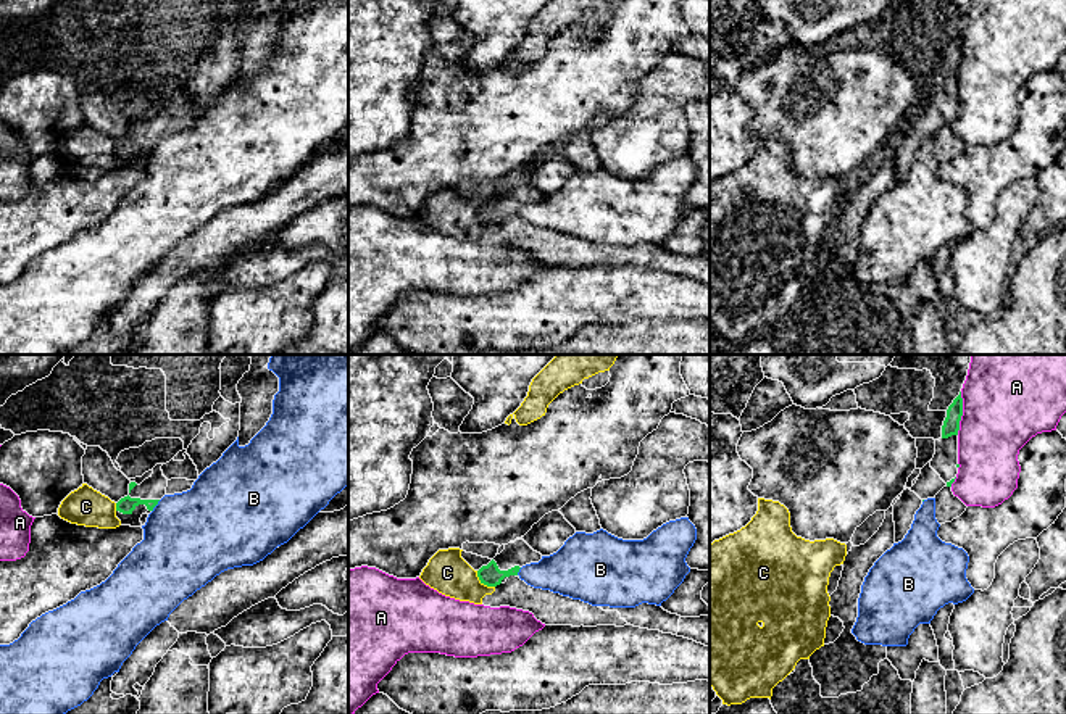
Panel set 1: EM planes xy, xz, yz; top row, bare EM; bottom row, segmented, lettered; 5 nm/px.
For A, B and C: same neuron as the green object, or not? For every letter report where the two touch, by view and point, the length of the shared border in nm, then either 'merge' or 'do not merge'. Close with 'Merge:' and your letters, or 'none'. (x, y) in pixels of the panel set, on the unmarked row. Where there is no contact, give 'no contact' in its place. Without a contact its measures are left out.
A: yz (961, 52) | 220 nm | do not merge
B: xy (155, 144) | 80 nm | do not merge
C: xz (483, 221) | 130 nm | do not merge
Merge: none

